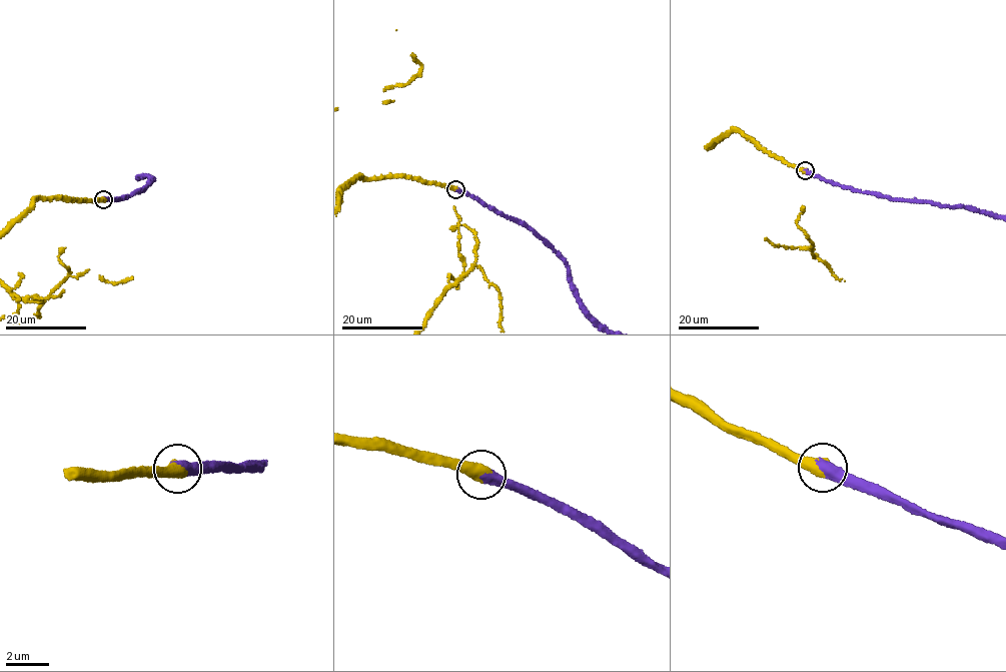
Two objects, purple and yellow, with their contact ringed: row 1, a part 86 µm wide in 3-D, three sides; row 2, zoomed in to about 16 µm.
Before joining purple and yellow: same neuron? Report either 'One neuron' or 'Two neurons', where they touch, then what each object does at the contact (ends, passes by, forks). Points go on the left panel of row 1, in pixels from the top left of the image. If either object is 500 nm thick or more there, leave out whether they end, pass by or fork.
One neuron. Place: (103, 199)

